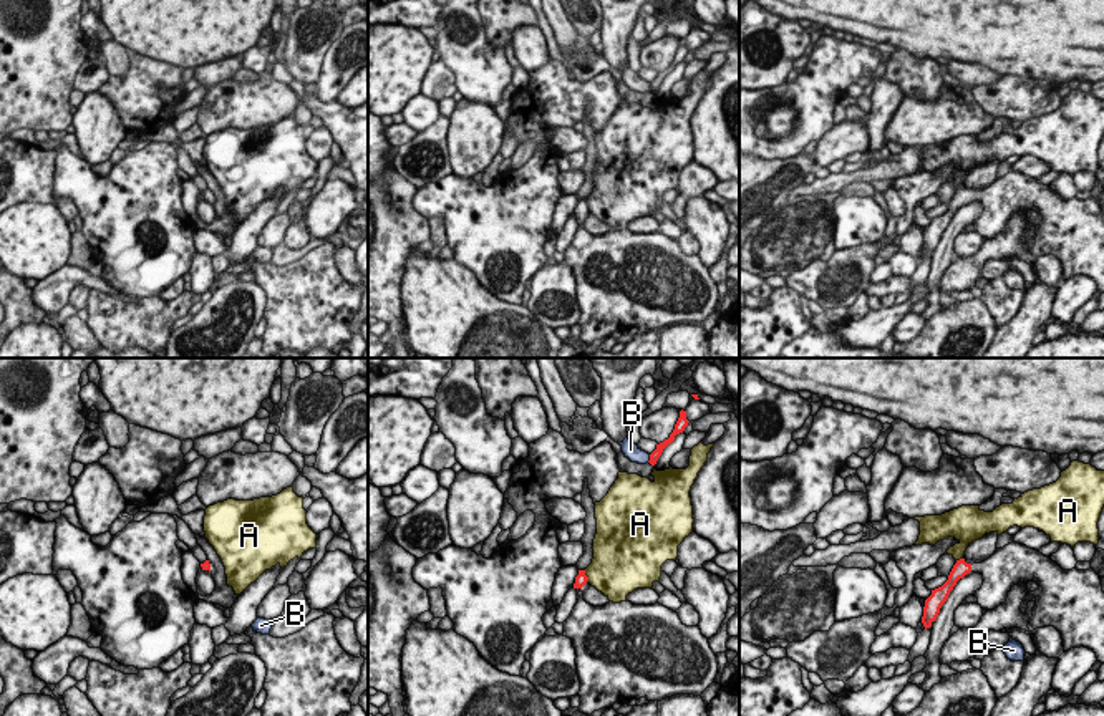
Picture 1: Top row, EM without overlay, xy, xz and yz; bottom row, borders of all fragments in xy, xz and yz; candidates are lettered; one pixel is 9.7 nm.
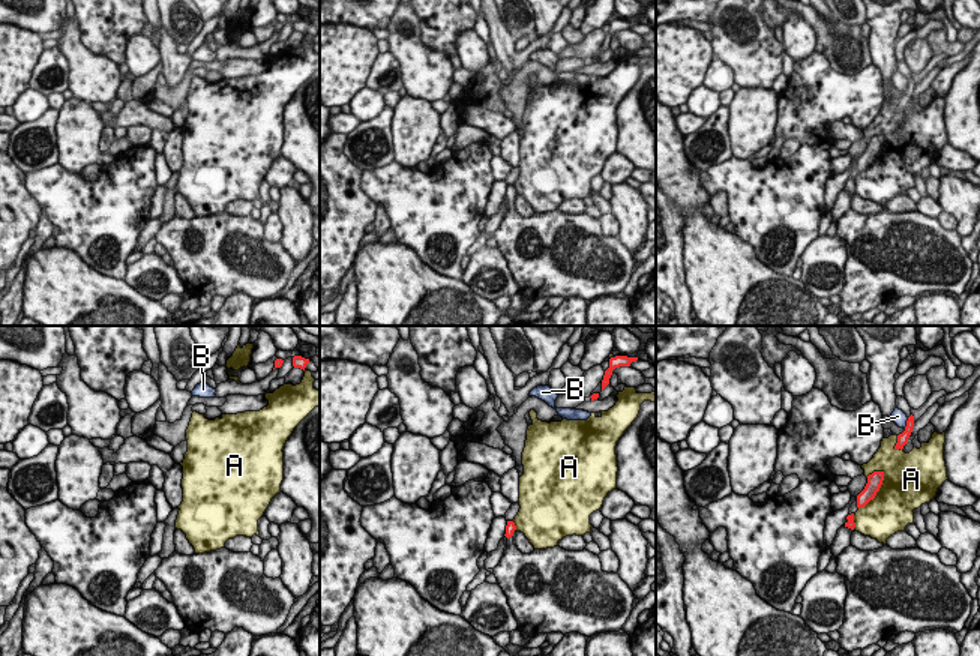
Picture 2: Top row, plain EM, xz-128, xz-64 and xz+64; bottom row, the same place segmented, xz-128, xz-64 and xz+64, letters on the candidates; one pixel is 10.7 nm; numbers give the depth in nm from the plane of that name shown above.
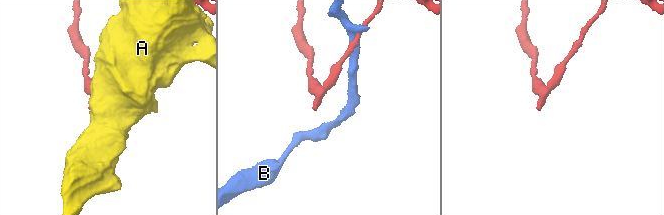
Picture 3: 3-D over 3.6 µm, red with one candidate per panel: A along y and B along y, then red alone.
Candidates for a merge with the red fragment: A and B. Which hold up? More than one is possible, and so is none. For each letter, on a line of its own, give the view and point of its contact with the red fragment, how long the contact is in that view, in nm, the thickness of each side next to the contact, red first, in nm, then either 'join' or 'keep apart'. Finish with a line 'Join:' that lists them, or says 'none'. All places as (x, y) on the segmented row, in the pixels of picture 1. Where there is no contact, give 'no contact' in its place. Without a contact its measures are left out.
A: meets red in xz at (587, 577); contact 130 nm long; 120 nm thick on the red side, 440 nm on the other; keep apart
B: meets red in xz at (650, 458); contact 90 nm long; 90 nm thick on the red side, 140 nm on the other; keep apart
Join: none

